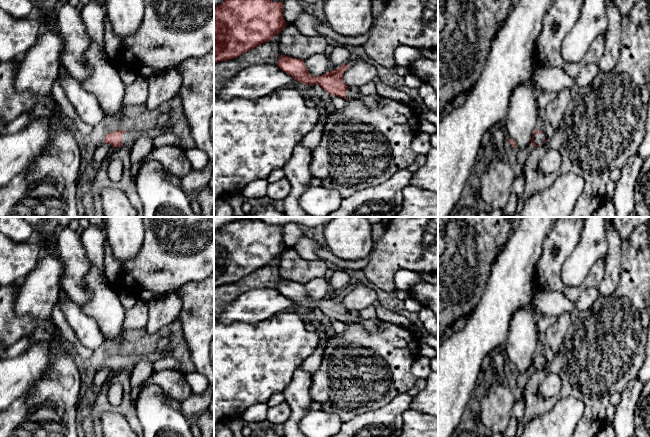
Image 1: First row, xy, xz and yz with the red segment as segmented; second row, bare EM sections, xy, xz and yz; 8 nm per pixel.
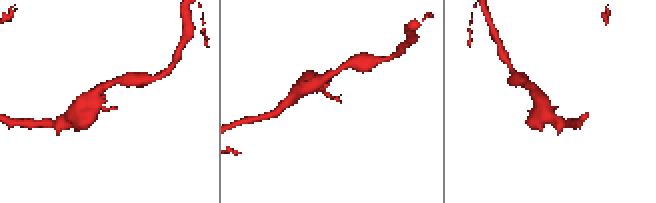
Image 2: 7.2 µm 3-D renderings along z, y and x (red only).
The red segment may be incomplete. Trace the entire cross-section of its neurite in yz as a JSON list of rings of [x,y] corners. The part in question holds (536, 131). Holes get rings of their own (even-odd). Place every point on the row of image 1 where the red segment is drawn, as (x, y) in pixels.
[[[535,130],[531,139],[532,146],[540,146],[546,142],[545,134],[542,131]]]

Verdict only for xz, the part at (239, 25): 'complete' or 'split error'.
complete

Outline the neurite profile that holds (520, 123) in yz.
[[[532,78],[519,84],[512,92],[504,124],[507,136],[515,141],[518,152],[527,153],[532,147],[531,139],[540,113],[537,98],[542,91]]]

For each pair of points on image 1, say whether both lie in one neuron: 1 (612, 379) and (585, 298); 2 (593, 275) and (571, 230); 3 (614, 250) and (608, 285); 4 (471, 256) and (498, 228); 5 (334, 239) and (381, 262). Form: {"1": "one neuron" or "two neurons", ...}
{"1": "two neurons", "2": "one neuron", "3": "one neuron", "4": "one neuron", "5": "two neurons"}

